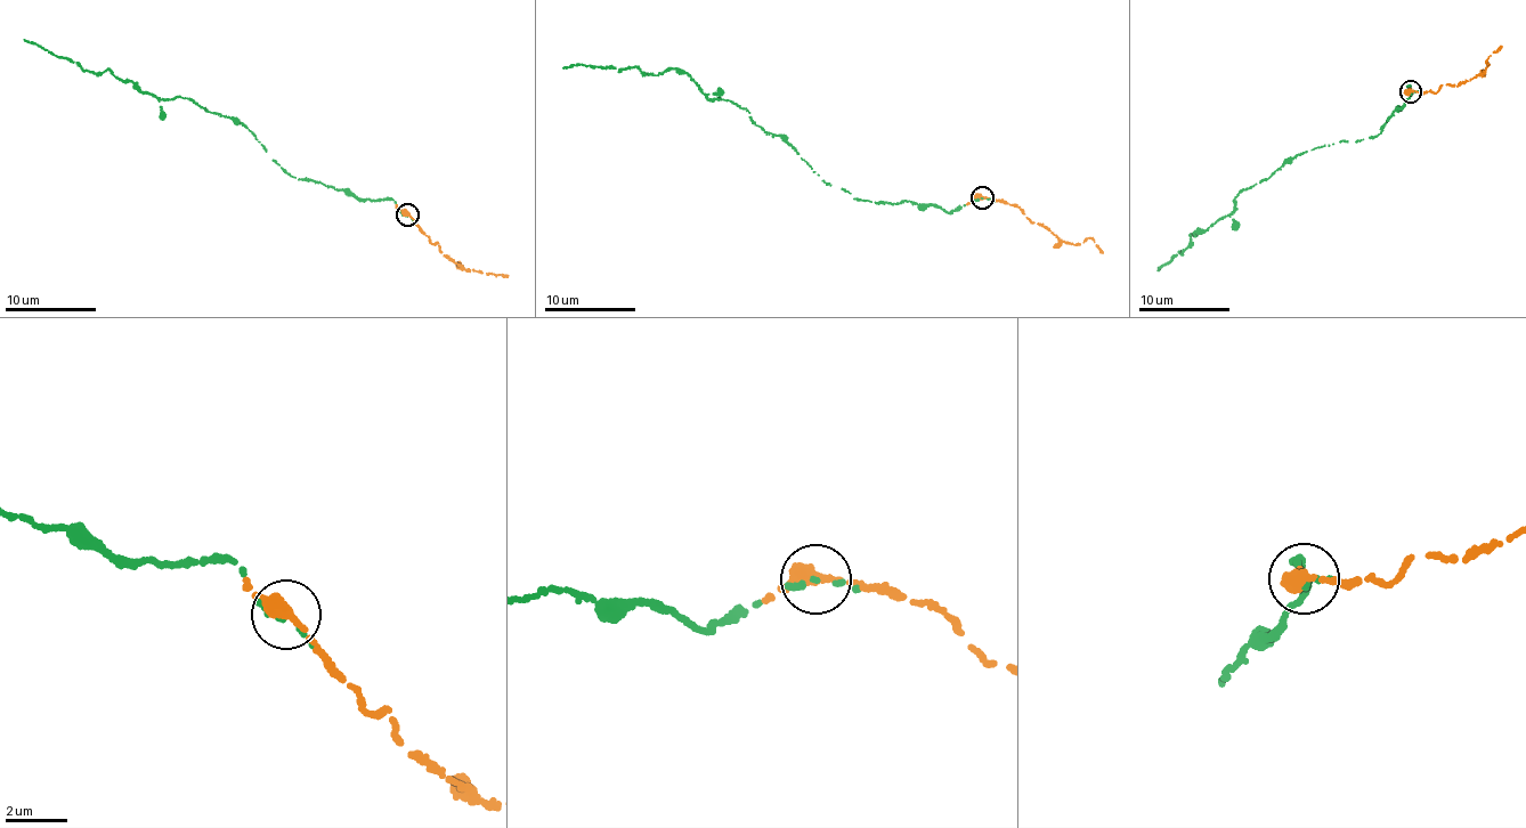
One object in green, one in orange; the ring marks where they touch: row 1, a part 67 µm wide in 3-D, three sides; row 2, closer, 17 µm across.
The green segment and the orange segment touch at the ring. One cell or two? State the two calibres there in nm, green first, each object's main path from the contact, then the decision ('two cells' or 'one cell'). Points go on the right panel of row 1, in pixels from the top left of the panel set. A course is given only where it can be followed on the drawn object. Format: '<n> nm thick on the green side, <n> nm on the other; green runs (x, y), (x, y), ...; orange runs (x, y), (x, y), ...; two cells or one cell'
240 nm thick on the green side, 360 nm on the other; green runs (1411, 91), (1379, 134), (1284, 163), (1238, 193), (1232, 211), (1190, 236), (1182, 254), (1158, 269); orange runs (1411, 91), (1435, 91), (1442, 84), (1454, 87), (1483, 73), (1488, 65), (1486, 61), (1502, 46); one cell

